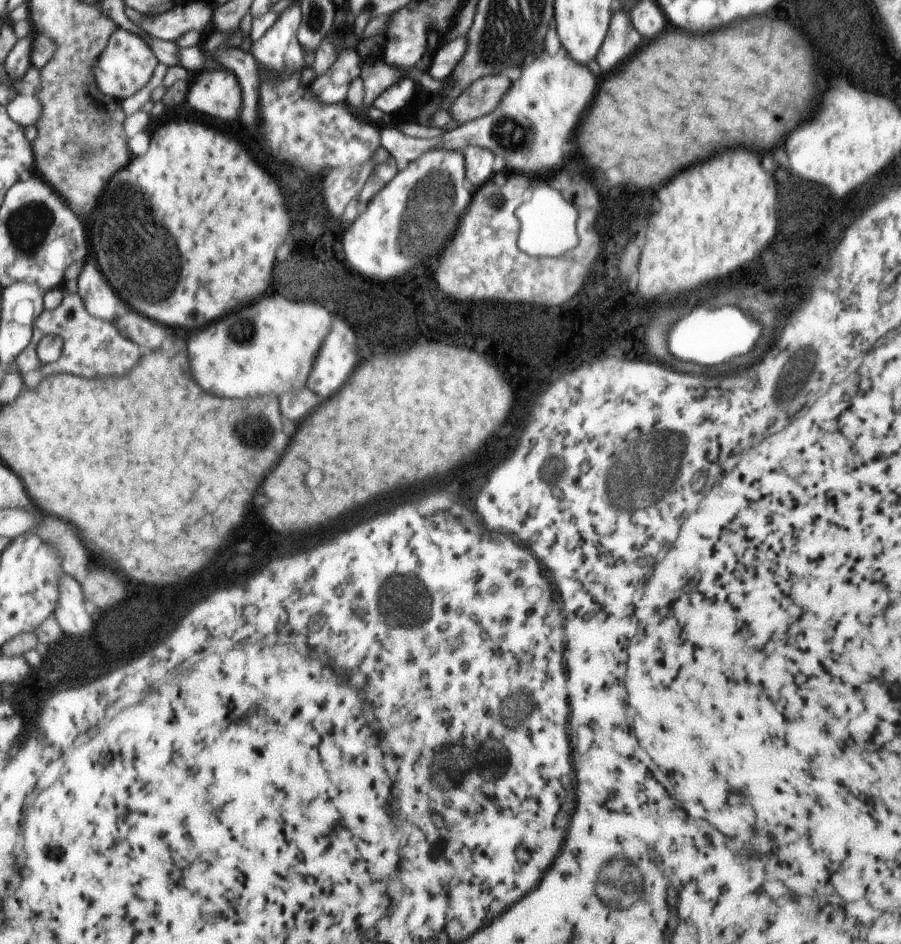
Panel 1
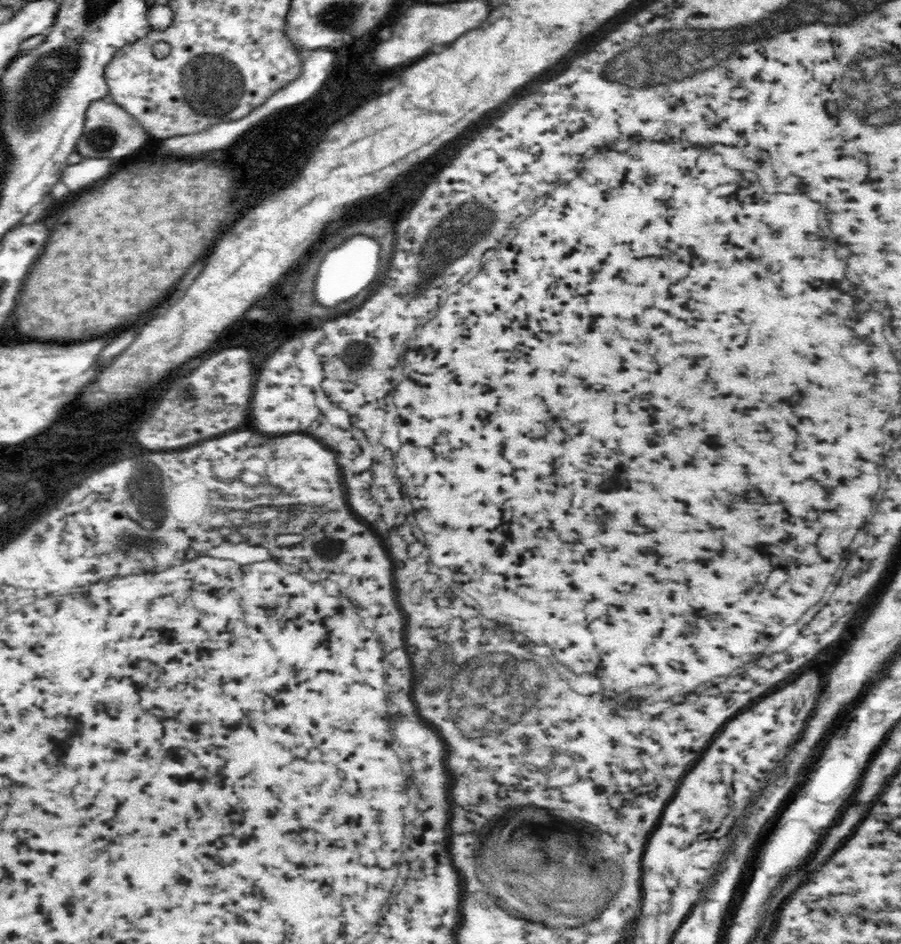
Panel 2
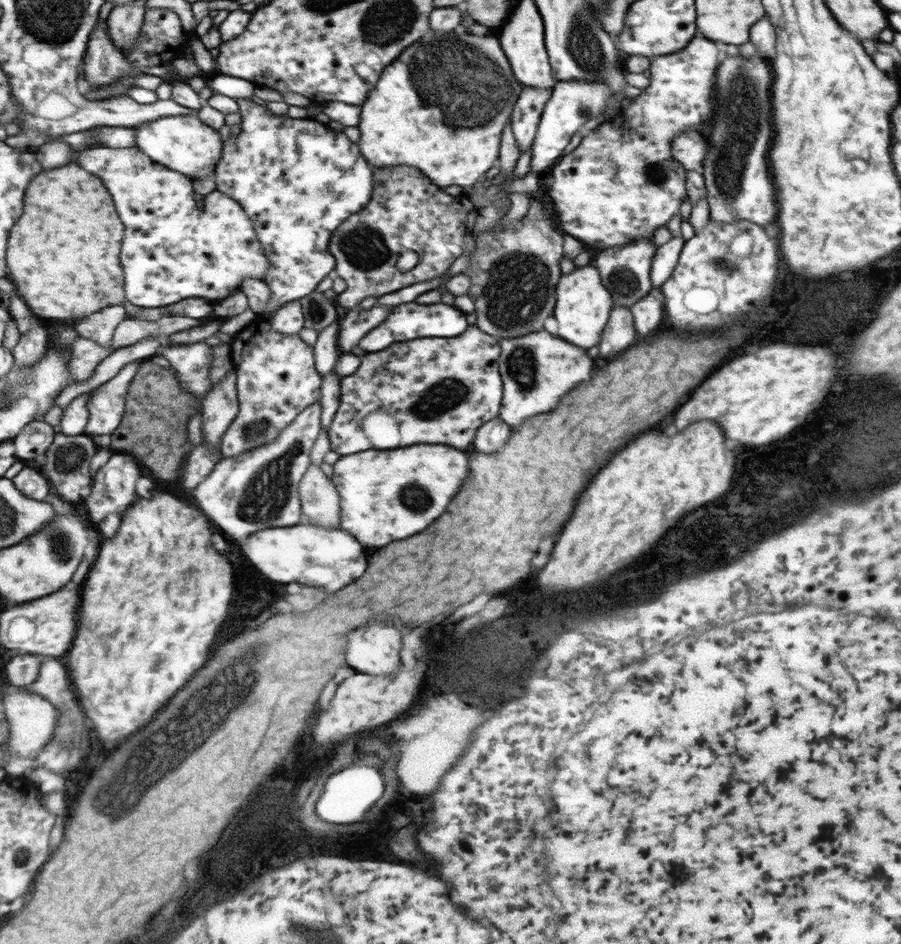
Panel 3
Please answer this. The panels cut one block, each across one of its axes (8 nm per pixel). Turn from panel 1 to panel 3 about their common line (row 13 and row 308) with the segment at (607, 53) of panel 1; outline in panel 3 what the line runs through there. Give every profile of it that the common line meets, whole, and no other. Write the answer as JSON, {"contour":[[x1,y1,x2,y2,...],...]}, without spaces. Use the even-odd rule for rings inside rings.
{"contour":[[616,306,616,310,612,310,612,322,608,322,608,330,604,330,604,342,598,346,600,358,614,358,632,344,636,344,632,314,624,306]]}

